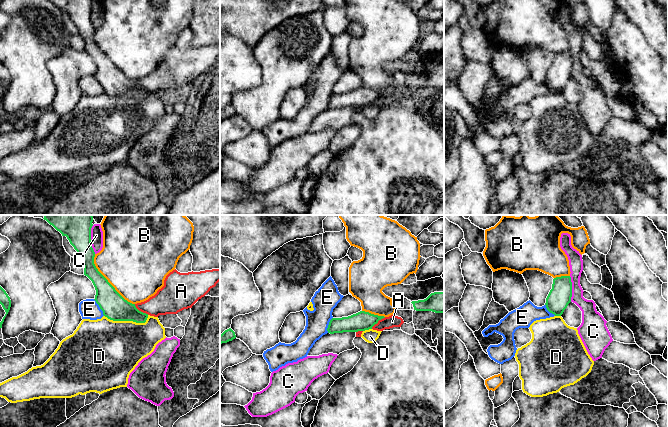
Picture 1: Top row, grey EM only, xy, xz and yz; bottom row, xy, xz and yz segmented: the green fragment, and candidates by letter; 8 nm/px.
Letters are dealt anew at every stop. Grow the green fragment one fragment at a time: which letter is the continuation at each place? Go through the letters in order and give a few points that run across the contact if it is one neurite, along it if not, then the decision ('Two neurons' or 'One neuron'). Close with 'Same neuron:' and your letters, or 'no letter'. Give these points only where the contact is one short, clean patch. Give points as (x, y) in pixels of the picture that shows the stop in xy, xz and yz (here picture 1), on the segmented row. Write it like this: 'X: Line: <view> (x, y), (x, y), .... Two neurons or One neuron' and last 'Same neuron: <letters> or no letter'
A: Line: xy (134, 304), (139, 310), (148, 314). Two neurons
B: Two neurons
C: Two neurons
D: Two neurons
E: Line: xy (93, 299), (104, 315). Two neurons
Same neuron: no letter

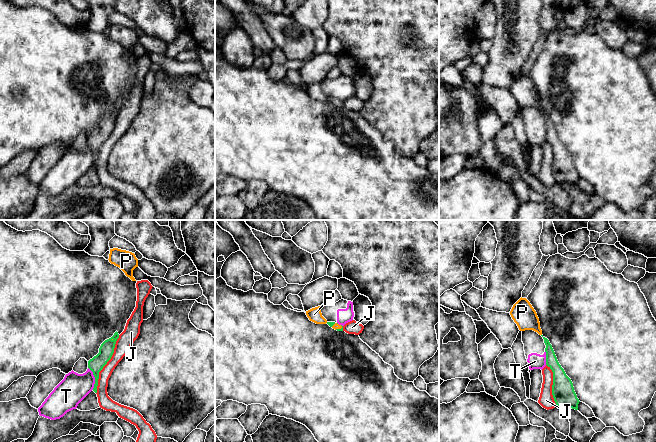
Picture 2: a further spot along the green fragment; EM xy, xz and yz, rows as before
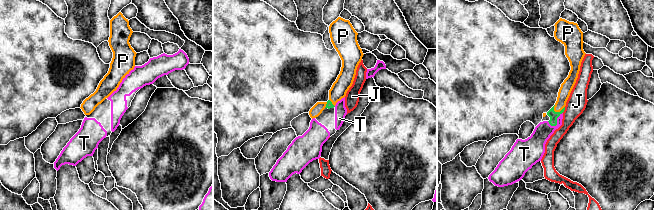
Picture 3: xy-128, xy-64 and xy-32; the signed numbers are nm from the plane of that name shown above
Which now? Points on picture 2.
J: Two neurons
P: Line: xz (341, 329), (338, 329), (336, 326). One neuron
T: Two neurons
Same neuron: P

